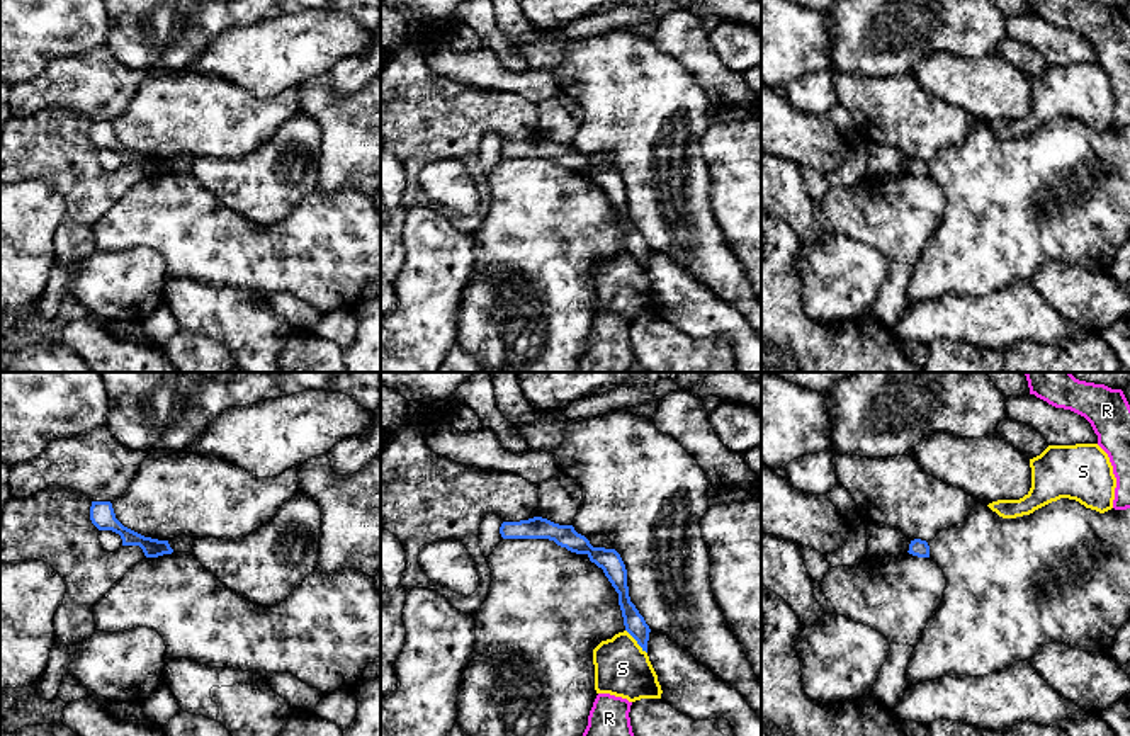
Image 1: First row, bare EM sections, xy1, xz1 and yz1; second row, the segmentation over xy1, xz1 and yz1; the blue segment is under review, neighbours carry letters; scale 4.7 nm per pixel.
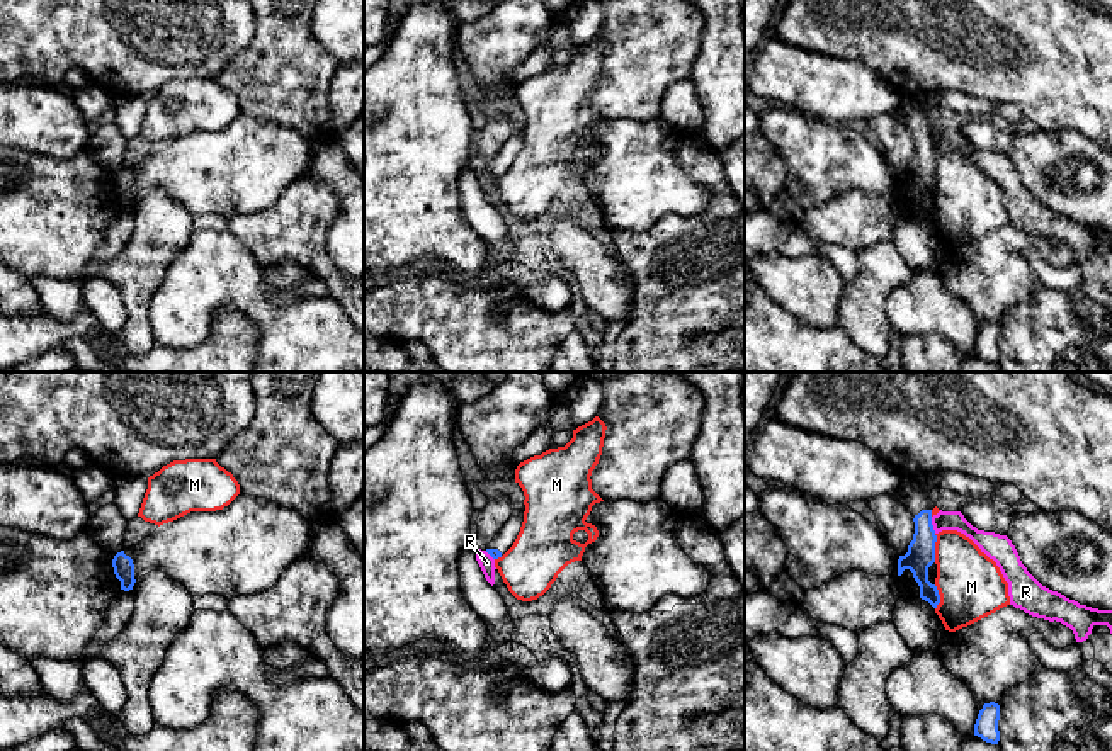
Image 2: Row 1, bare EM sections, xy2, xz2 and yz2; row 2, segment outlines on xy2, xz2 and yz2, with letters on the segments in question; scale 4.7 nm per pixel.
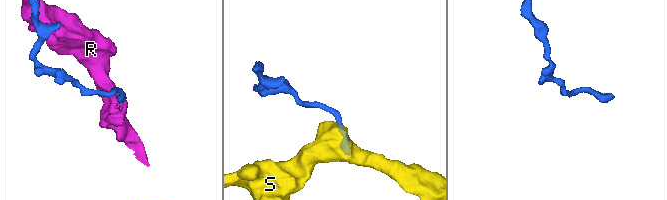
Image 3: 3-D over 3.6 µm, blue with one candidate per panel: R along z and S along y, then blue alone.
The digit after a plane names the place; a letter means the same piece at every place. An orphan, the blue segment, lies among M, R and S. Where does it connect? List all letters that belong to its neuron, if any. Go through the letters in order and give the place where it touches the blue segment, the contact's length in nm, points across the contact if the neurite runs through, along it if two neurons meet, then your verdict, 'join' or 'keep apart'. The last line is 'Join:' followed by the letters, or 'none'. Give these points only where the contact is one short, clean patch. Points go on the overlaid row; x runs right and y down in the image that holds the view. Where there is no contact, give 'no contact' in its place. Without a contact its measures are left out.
M: contact yz2 (934, 547); length 140 nm; keep apart
R: contact yz2 (932, 525); length 80 nm; border yz2 (930, 517), (936, 532); keep apart
S: contact xz1 (636, 639); length 160 nm; border xz1 (626, 629), (646, 653); keep apart
Join: none

